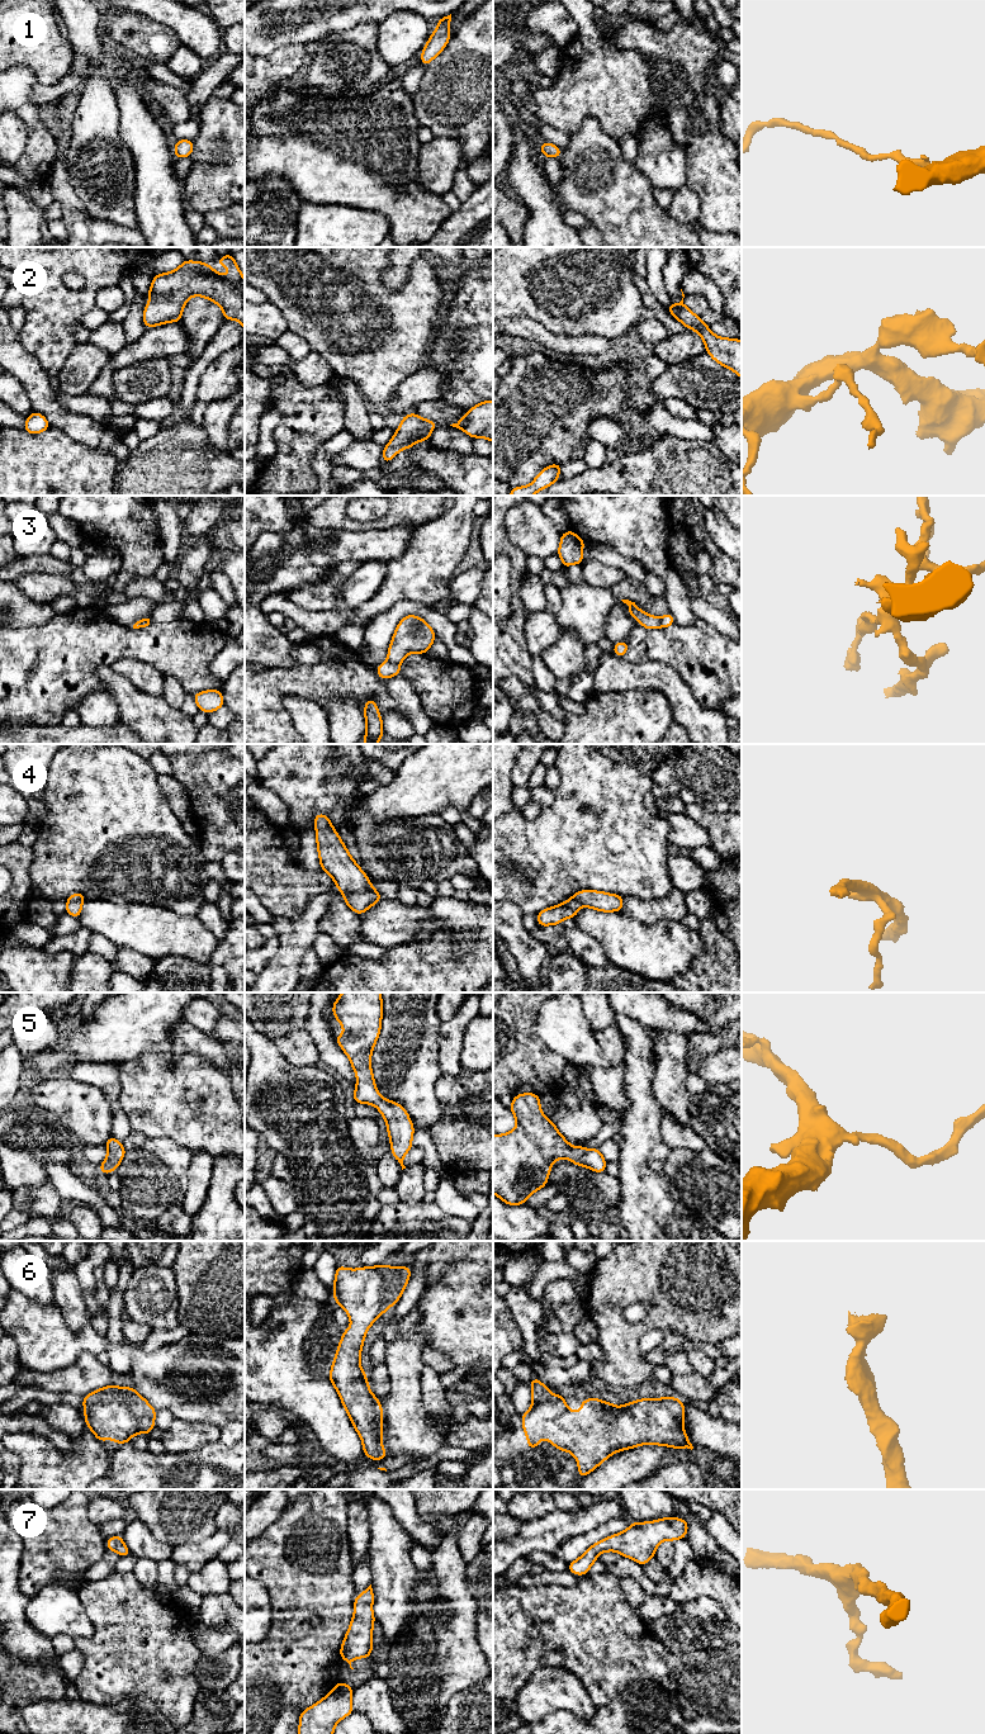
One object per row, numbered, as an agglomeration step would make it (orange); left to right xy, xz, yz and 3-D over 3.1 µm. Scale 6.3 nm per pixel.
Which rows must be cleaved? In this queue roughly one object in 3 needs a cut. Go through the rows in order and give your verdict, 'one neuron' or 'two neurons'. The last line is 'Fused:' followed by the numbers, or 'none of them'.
1: one neuron
2: one neuron
3: two neurons
4: one neuron
5: one neuron
6: one neuron
7: one neuron
Fused: 3

